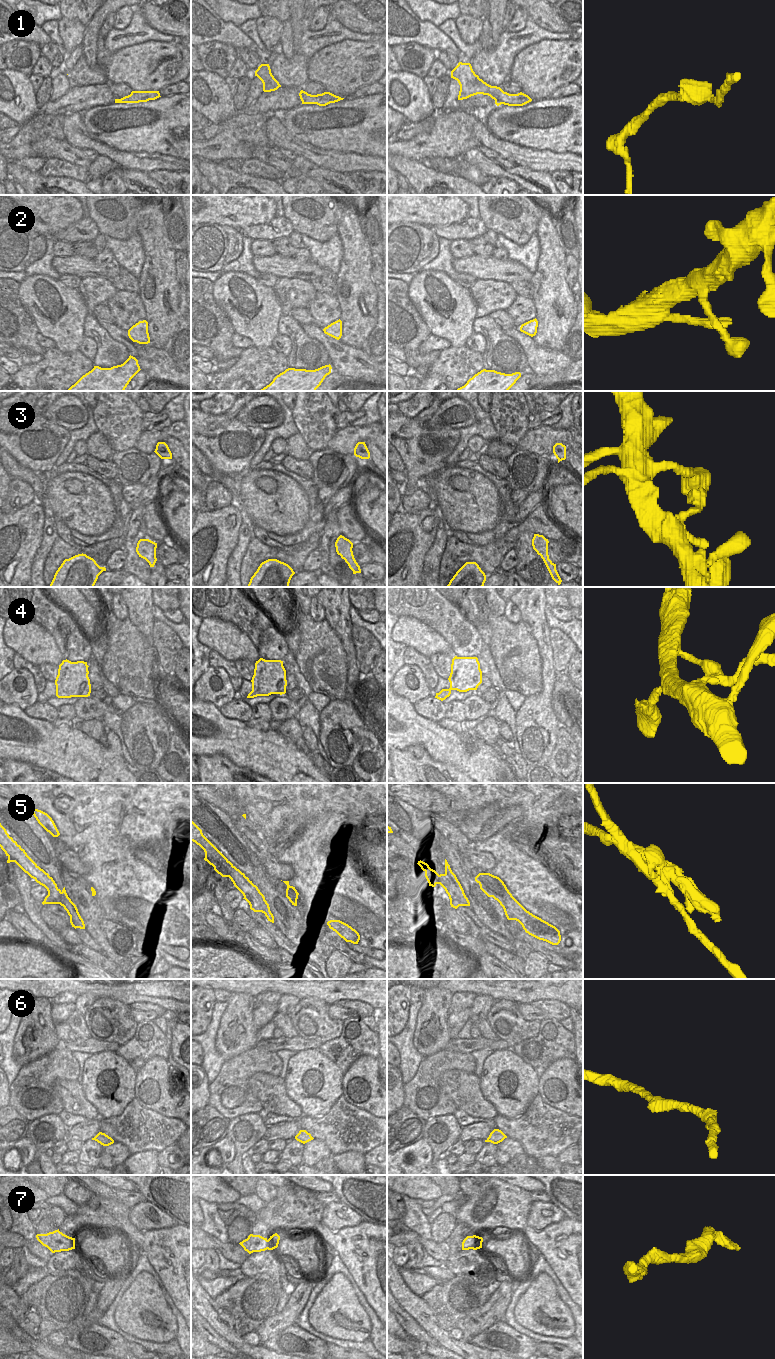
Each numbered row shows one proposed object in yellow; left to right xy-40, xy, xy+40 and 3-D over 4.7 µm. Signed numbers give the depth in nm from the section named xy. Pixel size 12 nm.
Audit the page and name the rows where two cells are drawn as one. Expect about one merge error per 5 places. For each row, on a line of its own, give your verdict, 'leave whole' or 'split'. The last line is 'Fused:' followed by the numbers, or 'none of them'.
1: leave whole
2: leave whole
3: leave whole
4: leave whole
5: split
6: leave whole
7: leave whole
Fused: 5

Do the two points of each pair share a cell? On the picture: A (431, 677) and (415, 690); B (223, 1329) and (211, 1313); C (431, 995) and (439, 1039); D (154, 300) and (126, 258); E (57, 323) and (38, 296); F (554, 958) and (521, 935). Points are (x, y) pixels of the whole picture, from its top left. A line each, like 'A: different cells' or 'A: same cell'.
A: different cells
B: same cell
C: same cell
D: different cells
E: same cell
F: same cell

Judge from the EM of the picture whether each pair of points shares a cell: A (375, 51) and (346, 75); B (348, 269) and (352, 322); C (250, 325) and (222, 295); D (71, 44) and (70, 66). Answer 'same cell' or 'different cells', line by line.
A: same cell
B: same cell
C: same cell
D: different cells

